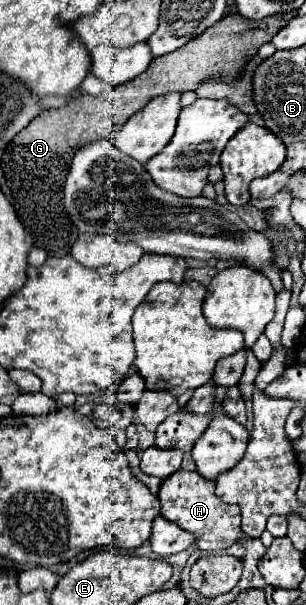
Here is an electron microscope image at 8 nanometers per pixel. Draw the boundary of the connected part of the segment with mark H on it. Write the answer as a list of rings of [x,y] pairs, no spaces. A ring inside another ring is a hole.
[[[178,470],[172,476],[168,476],[160,486],[158,500],[162,506],[162,516],[178,524],[180,528],[192,532],[196,536],[196,548],[200,550],[222,550],[242,538],[240,508],[234,504],[222,502],[214,494],[214,482],[202,480],[198,472]]]

